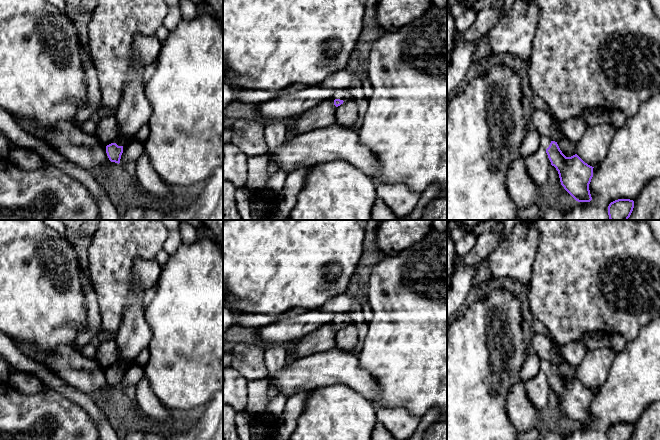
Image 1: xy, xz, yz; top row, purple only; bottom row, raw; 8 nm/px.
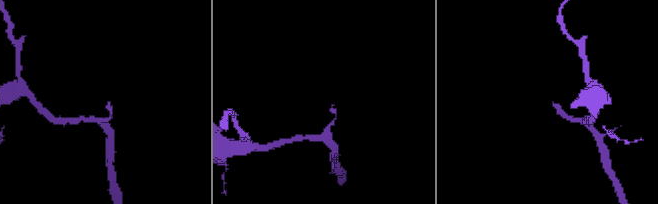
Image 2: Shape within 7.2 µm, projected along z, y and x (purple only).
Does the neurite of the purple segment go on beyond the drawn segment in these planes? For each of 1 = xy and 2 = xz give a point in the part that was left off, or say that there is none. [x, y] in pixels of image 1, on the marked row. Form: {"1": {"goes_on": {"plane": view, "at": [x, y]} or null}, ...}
{"1": {"goes_on": {"plane": "xy", "at": [121, 140]}}, "2": {"goes_on": {"plane": "xz", "at": [342, 94]}}}

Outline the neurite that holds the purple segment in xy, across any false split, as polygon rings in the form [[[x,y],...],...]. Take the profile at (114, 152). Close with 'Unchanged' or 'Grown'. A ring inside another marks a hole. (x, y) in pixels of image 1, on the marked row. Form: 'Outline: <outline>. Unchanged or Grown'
Outline: [[[128,135],[118,136],[115,141],[106,146],[106,153],[111,162],[120,163],[123,146],[132,139]]]. Grown

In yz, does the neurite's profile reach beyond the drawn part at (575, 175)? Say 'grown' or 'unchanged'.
grown

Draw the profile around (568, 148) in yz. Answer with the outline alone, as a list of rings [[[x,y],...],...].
[[[563,136],[559,141],[557,141],[557,144],[558,144],[560,150],[562,151],[562,153],[566,157],[571,157],[571,156],[577,154],[576,143],[567,139],[565,136]]]

